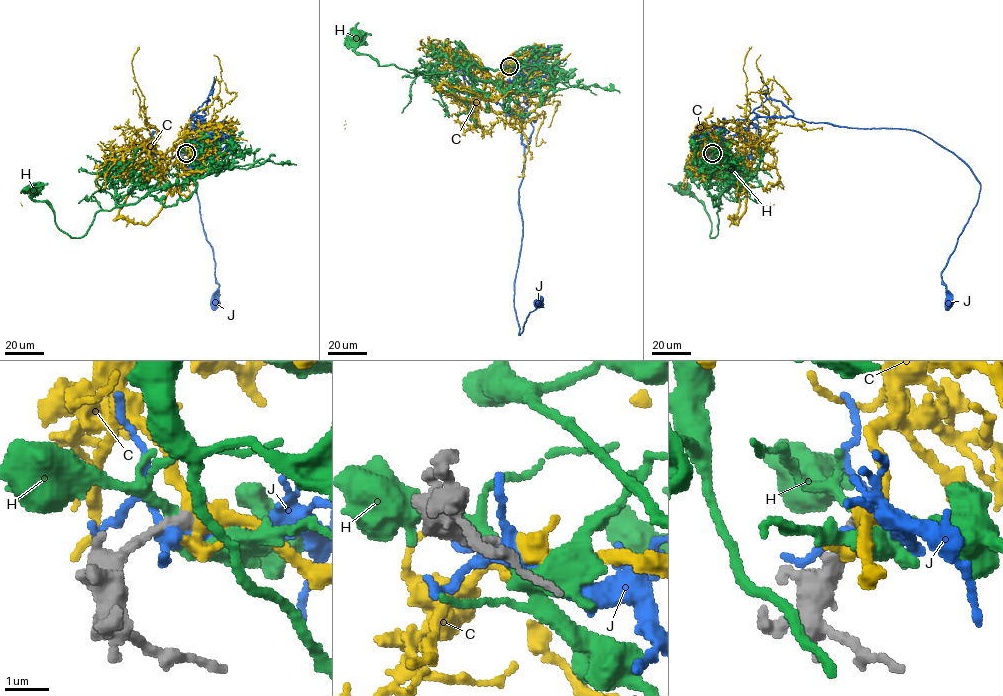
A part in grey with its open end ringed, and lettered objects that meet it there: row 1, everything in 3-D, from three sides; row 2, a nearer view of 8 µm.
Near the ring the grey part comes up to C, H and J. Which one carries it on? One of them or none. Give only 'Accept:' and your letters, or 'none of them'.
Accept: C

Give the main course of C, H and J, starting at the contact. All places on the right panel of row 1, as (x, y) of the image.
C: (712, 152), (722, 148), (740, 167), (749, 165), (767, 132), (762, 86), (775, 81), (791, 98), (787, 104)
H: (712, 153), (718, 154), (736, 183), (721, 194), (714, 238), (705, 206), (682, 187)
J: (712, 153), (757, 117), (777, 116), (910, 130), (952, 151), (970, 168), (980, 191), (941, 274), (948, 304)

